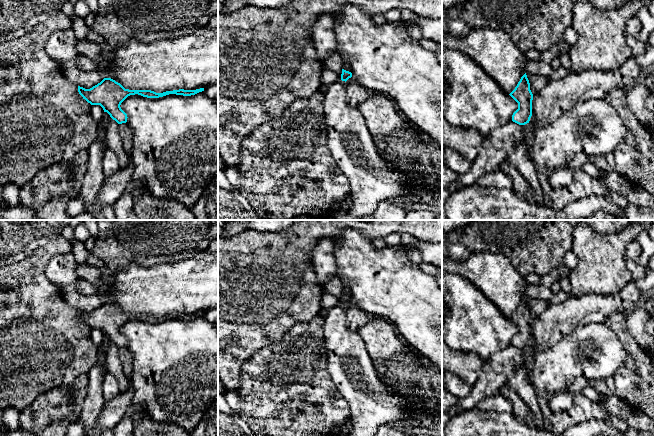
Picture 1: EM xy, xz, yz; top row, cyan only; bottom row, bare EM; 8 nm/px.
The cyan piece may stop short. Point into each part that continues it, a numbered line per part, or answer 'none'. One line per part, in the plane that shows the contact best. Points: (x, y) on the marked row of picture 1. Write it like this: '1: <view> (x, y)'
none

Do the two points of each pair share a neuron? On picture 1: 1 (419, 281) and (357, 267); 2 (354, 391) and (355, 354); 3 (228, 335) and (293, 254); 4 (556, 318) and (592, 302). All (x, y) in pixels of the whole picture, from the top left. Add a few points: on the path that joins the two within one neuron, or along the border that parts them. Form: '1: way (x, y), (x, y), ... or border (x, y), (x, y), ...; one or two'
1: way (404, 281), (381, 281), (372, 276); one
2: way (354, 382), (353, 363); one
3: way (259, 335), (282, 324), (309, 298), (309, 285); one
4: way (565, 316), (583, 310); one

